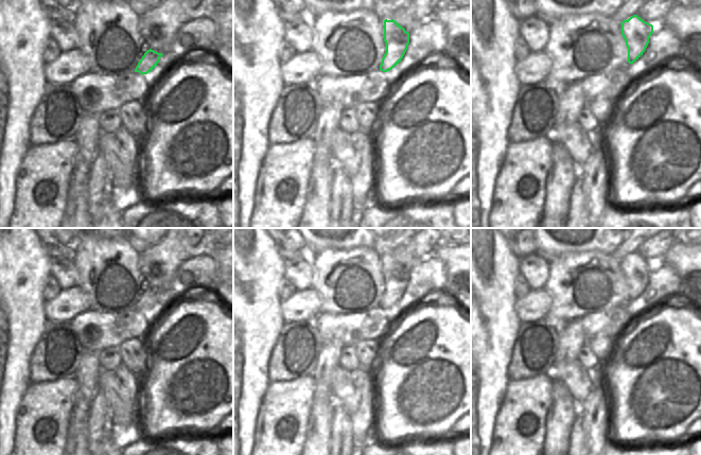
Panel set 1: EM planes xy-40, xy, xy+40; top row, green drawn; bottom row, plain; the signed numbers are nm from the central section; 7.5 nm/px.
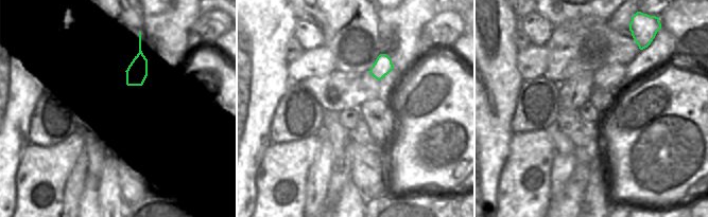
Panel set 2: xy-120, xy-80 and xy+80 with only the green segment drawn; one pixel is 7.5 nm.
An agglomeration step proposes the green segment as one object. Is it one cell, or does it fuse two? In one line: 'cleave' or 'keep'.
keep

